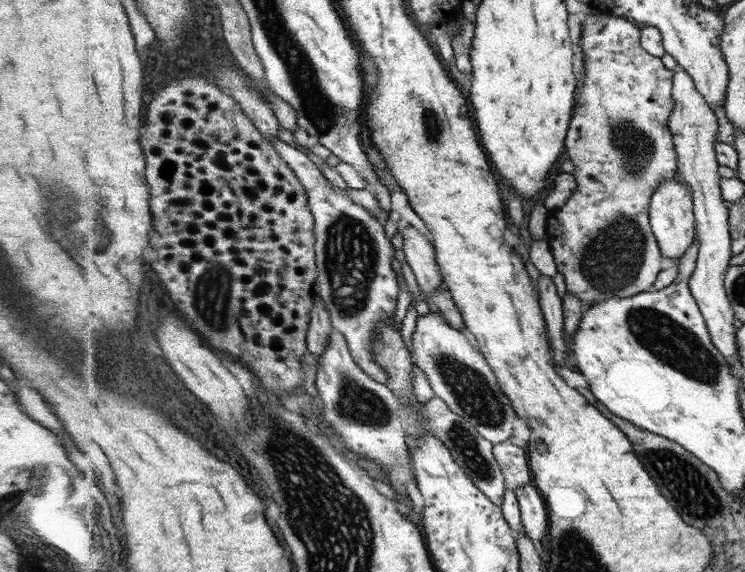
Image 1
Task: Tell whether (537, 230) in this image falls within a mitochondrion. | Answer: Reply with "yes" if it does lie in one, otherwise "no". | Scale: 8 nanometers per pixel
no

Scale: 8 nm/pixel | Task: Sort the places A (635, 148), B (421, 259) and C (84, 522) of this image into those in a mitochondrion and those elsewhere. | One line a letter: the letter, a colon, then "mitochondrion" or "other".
A: mitochondrion
B: other
C: other

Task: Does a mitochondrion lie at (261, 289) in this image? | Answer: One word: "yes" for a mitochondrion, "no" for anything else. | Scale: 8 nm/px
no

